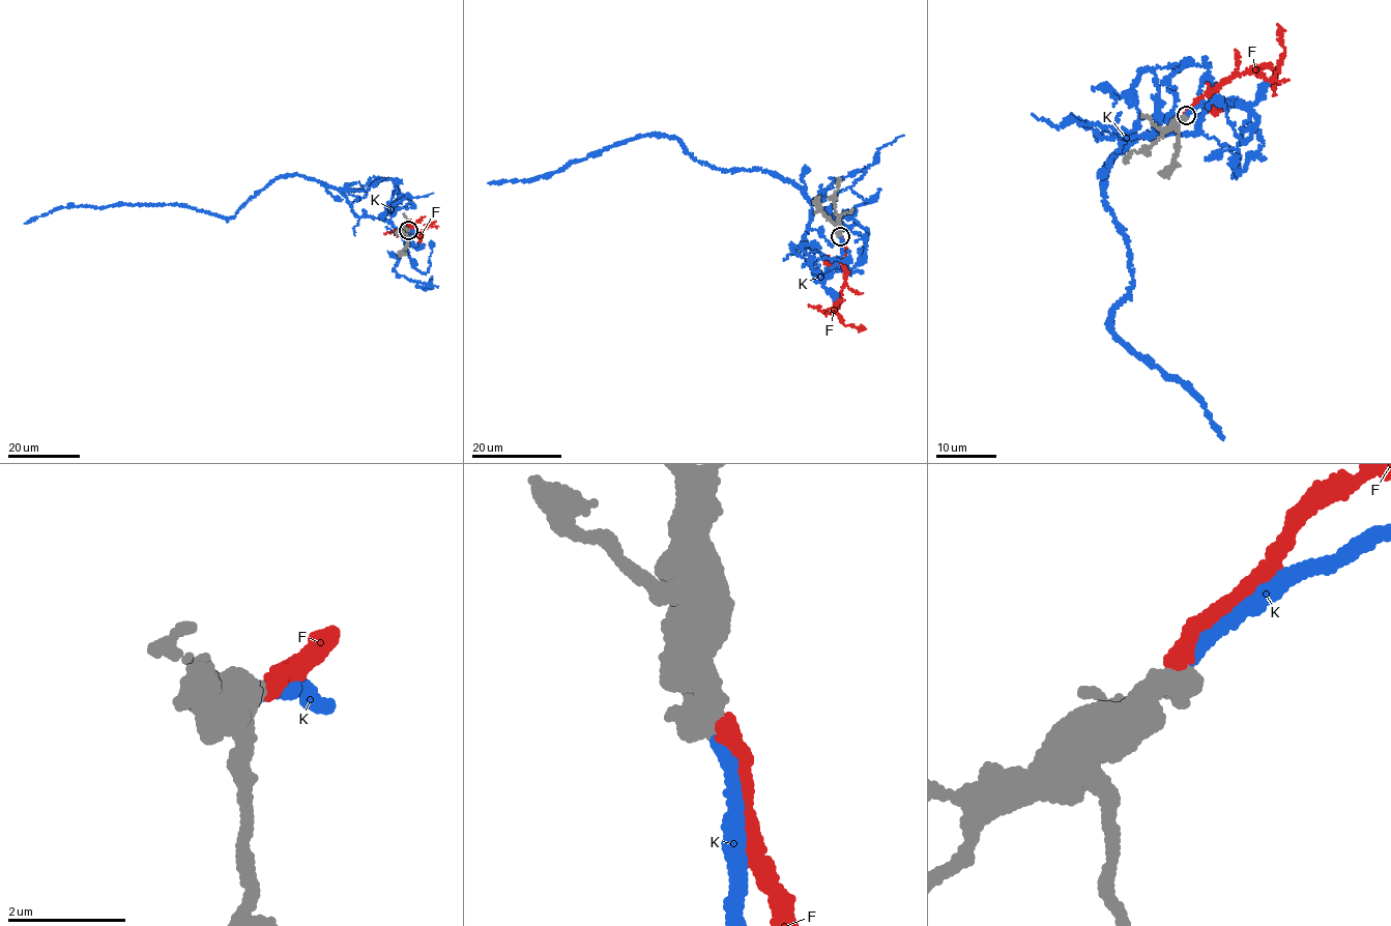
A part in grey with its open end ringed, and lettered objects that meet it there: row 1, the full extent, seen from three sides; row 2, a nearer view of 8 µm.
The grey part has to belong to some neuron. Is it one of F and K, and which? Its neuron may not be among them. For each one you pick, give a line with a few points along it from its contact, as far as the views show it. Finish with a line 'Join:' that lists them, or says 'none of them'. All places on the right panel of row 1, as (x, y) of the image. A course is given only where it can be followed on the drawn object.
K: course (1186, 116), (1236, 102), (1107, 165), (1132, 279), (1110, 327), (1223, 439)
Join: K

